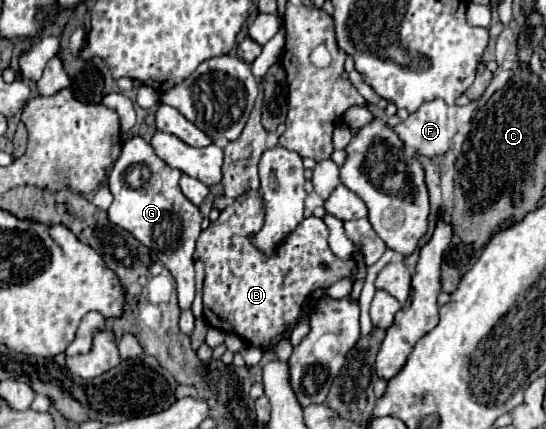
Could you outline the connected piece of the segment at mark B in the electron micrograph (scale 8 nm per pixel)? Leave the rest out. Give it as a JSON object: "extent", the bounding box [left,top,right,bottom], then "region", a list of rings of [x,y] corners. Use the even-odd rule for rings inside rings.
{"extent":[195,194,355,350],"region":[[[241,194],[231,206],[221,210],[217,222],[209,224],[207,230],[201,232],[197,240],[197,250],[195,250],[195,260],[203,258],[205,262],[205,278],[203,282],[203,314],[205,320],[211,326],[217,326],[223,332],[231,332],[241,336],[245,342],[259,346],[263,350],[271,350],[273,344],[281,338],[287,336],[287,326],[289,322],[295,322],[303,300],[311,294],[315,288],[329,288],[343,276],[353,276],[355,274],[355,260],[339,260],[327,244],[329,230],[321,218],[305,218],[299,228],[285,240],[285,244],[279,248],[275,258],[267,258],[263,252],[259,252],[251,242],[249,234],[255,234],[263,228],[263,198],[257,194]],[[321,264],[327,264],[323,270]]]}

